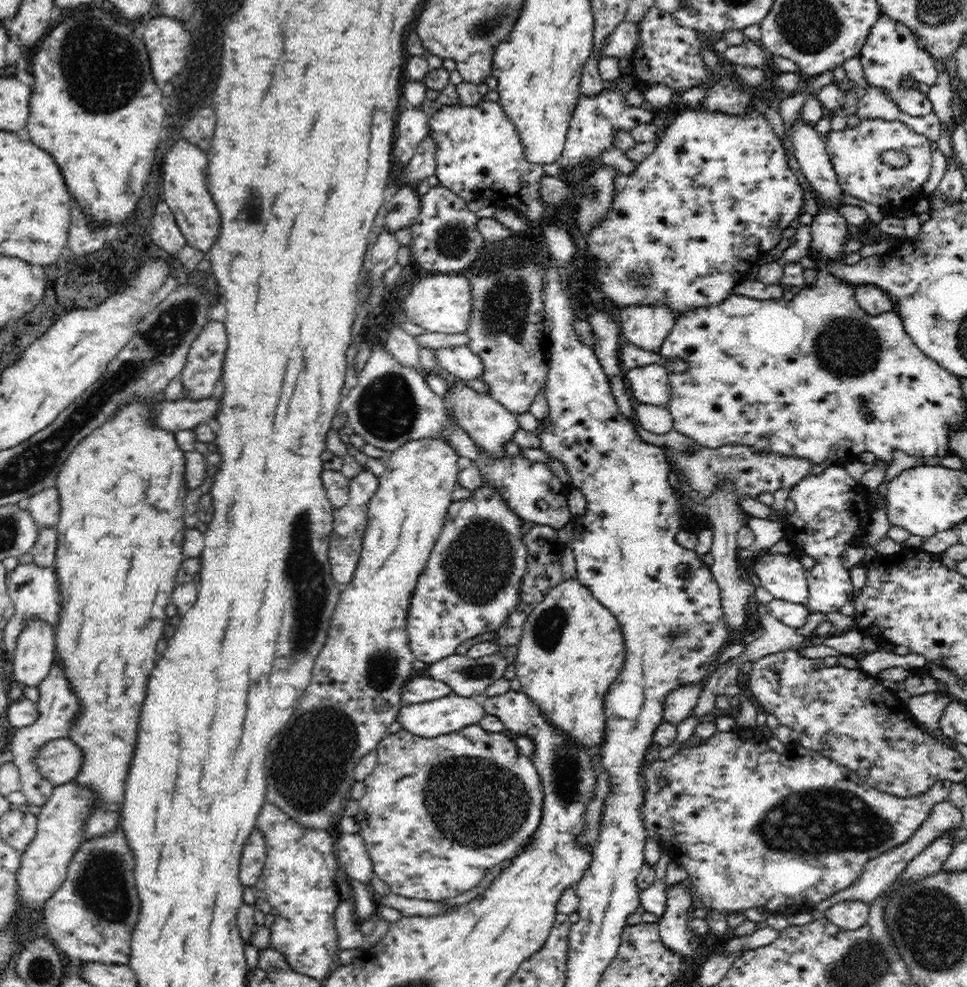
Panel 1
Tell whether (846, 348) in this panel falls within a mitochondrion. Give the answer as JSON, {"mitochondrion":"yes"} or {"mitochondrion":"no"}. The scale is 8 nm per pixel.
{"mitochondrion":"yes"}

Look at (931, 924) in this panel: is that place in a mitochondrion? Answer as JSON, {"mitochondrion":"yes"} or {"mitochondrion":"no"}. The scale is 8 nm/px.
{"mitochondrion":"yes"}

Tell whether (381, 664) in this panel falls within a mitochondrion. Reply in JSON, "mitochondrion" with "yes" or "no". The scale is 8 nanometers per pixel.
{"mitochondrion":"yes"}

